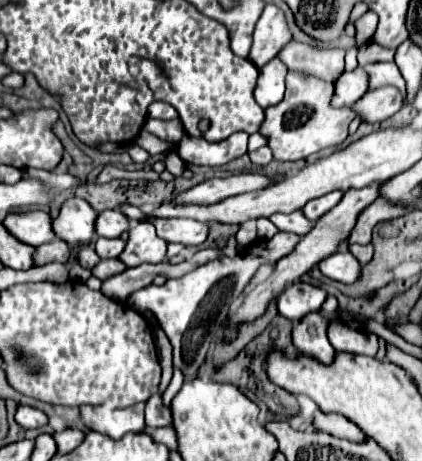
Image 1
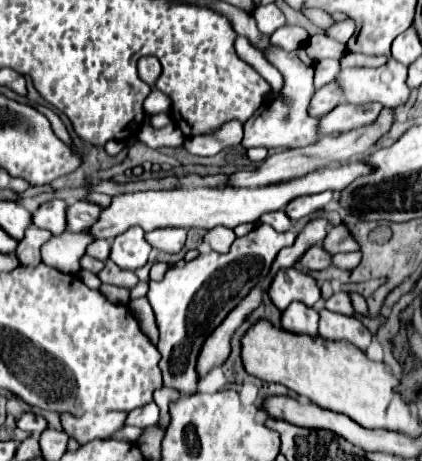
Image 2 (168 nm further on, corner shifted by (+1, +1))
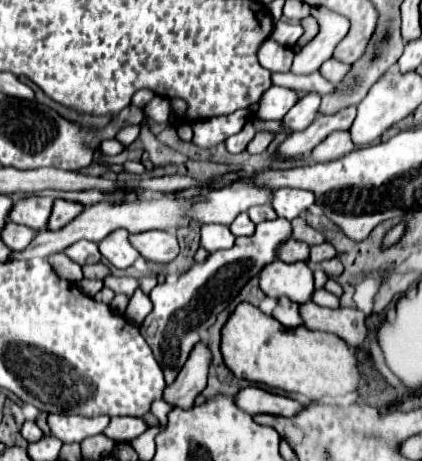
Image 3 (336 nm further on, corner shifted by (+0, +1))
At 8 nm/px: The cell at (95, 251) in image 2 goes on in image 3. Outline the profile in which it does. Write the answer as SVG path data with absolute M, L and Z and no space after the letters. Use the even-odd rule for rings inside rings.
M82 240L82 242L72 244L70 248L66 248L66 256L70 256L80 266L84 266L84 264L96 264L102 258L102 254L98 250L98 244L88 242L88 240Z

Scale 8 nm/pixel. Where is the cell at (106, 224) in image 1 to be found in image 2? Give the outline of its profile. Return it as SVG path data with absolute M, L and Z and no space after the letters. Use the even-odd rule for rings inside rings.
M77 200L77 204L69 204L69 232L85 232L89 230L97 218L99 218L99 212L101 208L93 202L87 202L87 200Z

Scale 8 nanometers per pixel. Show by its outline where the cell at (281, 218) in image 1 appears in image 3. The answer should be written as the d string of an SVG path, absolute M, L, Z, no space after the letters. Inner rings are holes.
M272 204L252 206L252 208L248 210L248 216L250 216L250 220L252 220L254 224L260 224L260 222L264 222L264 220L274 220L274 218L278 218L276 212L274 212L274 208L272 208Z

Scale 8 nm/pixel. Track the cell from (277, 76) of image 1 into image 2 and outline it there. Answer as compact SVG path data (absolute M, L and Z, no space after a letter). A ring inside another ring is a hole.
M281 26L277 28L273 34L271 34L271 42L281 46L283 50L295 50L295 48L301 48L305 46L309 34L305 28L301 26Z

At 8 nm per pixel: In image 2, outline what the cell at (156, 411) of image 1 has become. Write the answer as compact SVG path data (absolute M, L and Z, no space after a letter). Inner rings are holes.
M151 402L145 408L137 408L137 410L129 412L125 424L137 426L137 428L149 428L149 426L157 424L157 420L159 420L159 408L157 408L155 402Z

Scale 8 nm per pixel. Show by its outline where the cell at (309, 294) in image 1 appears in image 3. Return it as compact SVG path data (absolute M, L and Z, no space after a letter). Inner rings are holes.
M274 260L274 264L268 264L262 270L260 288L274 300L288 296L292 302L306 304L314 294L314 276L306 262L286 264L282 260Z

